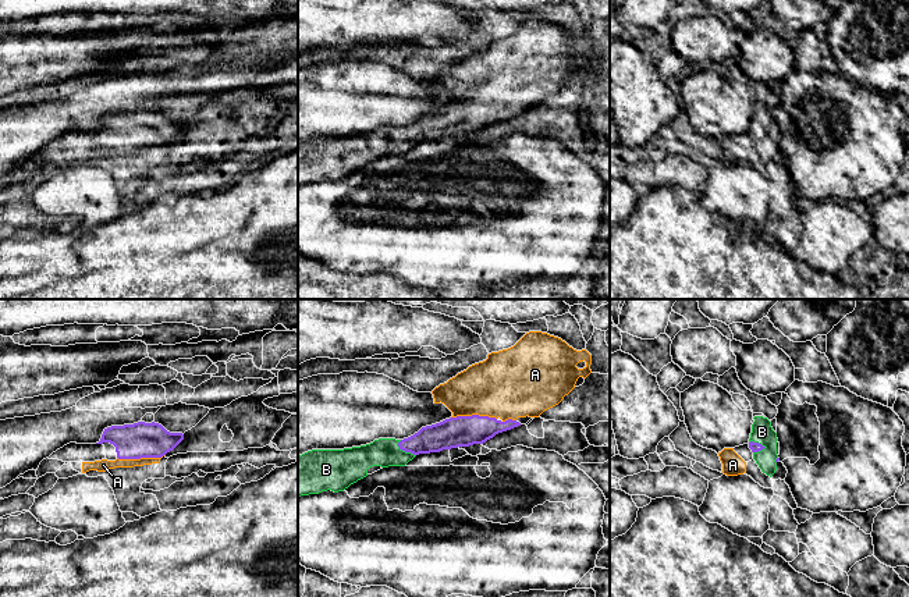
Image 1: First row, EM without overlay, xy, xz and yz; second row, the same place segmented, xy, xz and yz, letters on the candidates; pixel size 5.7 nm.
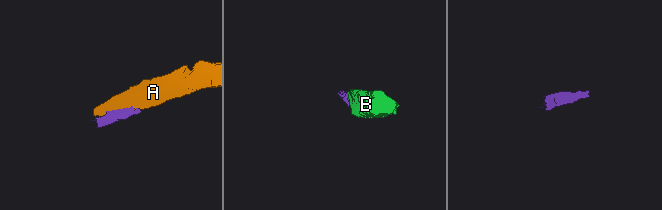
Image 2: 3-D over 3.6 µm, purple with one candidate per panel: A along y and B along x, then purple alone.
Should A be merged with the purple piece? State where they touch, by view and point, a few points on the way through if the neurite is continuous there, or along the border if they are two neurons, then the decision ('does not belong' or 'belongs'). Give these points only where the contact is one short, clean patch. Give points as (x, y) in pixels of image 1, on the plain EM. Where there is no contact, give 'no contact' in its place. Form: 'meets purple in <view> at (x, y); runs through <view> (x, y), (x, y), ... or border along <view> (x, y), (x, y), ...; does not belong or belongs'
meets purple in xy at (141, 145); belongs

